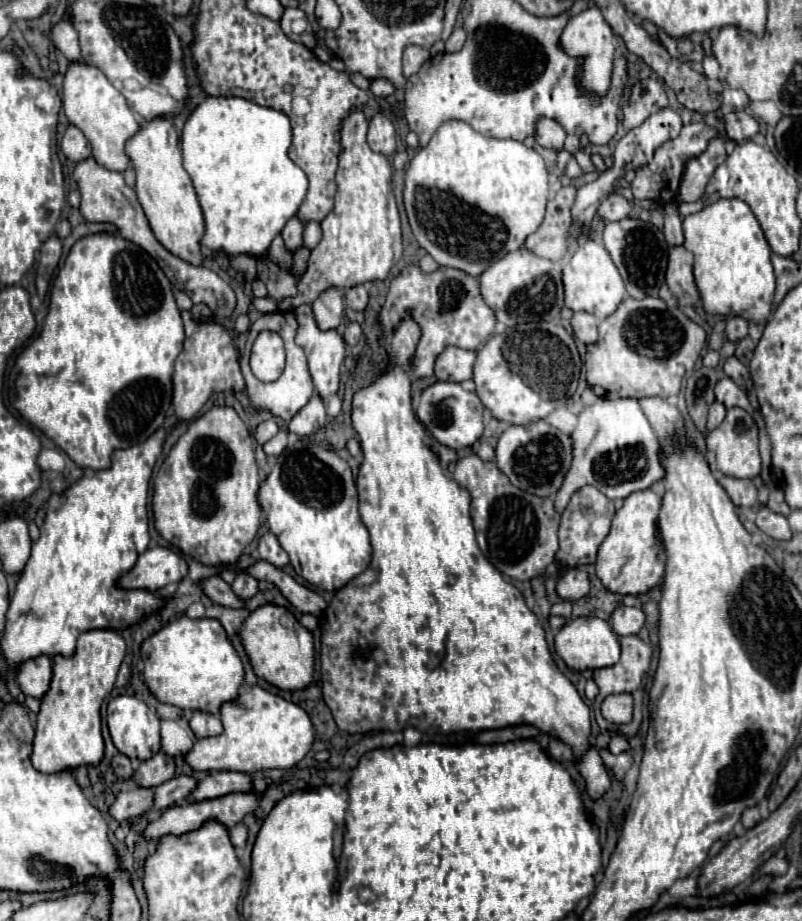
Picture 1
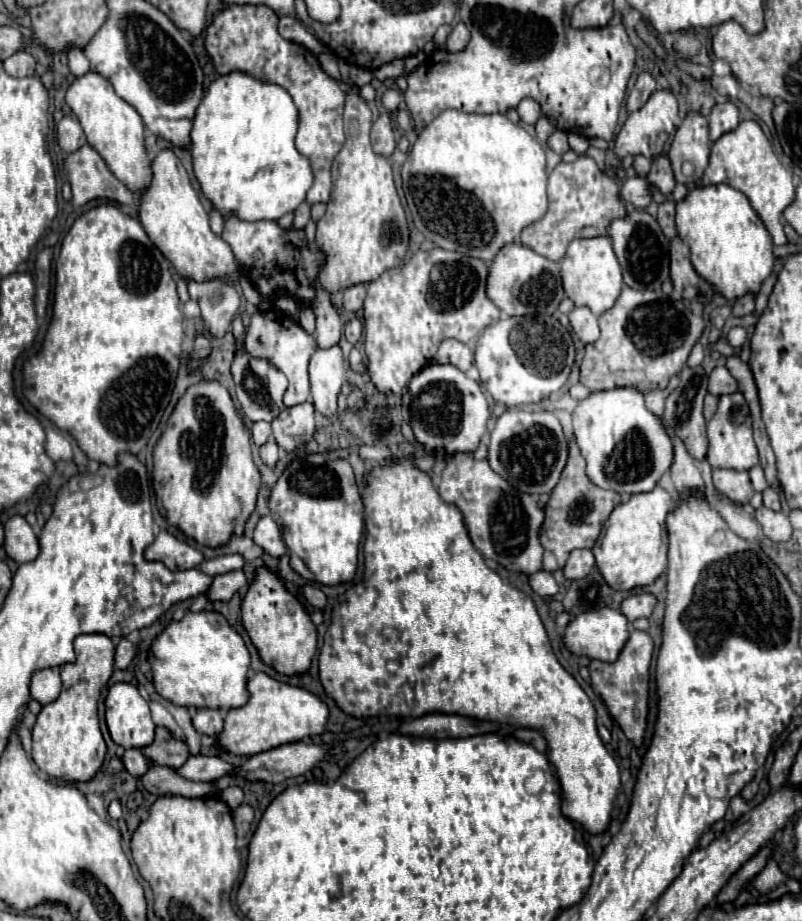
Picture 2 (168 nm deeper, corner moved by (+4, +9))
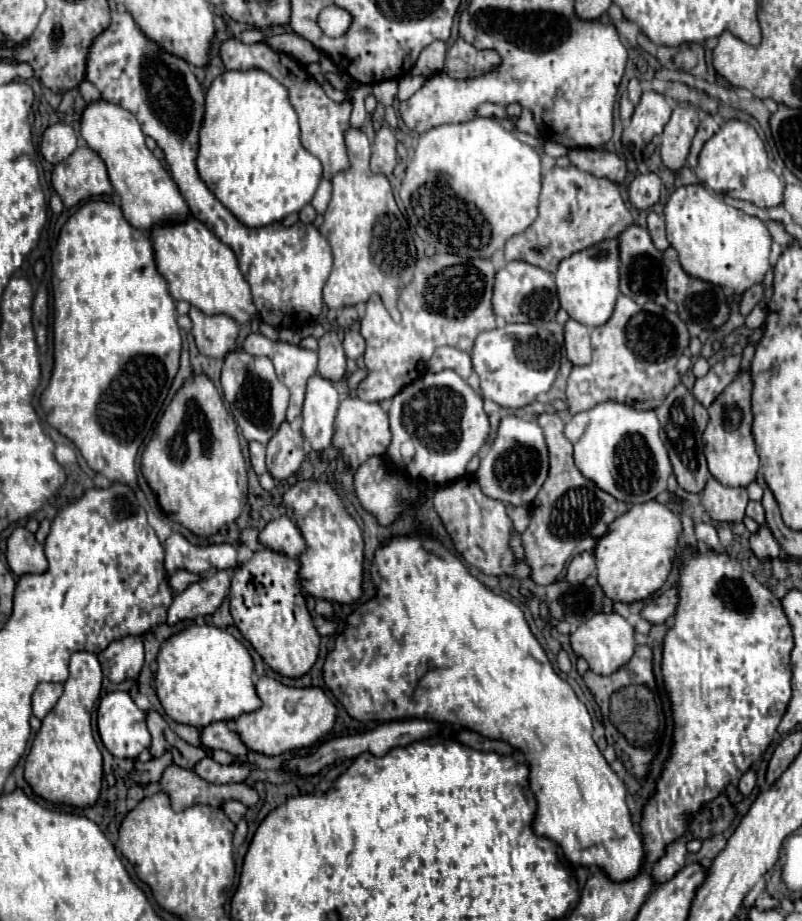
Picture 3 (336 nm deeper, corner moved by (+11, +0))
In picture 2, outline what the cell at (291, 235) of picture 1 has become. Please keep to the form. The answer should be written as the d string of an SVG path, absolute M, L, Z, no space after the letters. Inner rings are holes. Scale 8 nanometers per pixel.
M302 202L302 204L294 210L294 224L292 224L292 228L302 230L308 220L310 220L310 206L308 206L306 202Z

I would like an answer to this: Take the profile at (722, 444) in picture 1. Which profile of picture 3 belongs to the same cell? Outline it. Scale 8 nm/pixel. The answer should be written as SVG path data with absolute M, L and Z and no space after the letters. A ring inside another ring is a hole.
M739 369L731 385L727 385L727 389L709 407L709 423L703 433L705 457L711 475L727 487L747 487L751 481L755 481L759 471L759 455L751 435L751 389L751 373Z

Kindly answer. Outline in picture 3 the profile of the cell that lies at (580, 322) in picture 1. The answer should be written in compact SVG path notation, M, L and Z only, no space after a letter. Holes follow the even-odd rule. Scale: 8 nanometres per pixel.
M569 319L565 323L565 351L571 365L589 365L593 351L589 341L589 327L575 319Z

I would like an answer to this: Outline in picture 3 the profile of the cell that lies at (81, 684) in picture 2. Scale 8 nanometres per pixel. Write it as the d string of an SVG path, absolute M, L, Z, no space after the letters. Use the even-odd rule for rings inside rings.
M77 651L71 655L69 679L55 709L43 719L31 751L25 759L25 781L35 795L49 803L71 805L77 809L93 807L101 793L103 759L91 731L91 709L101 691L101 663L93 653Z

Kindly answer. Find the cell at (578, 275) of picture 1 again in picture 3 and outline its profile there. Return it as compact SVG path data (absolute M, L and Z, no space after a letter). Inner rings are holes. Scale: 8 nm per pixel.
M617 239L599 241L589 249L573 253L571 257L559 263L555 279L559 303L569 313L571 319L587 327L599 327L607 323L619 295L619 241Z

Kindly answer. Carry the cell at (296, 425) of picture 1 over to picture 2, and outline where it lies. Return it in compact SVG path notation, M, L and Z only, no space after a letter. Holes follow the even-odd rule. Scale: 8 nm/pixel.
M302 402L292 408L284 408L278 418L272 420L272 432L276 442L284 450L294 450L312 438L316 430L316 412L312 402Z

